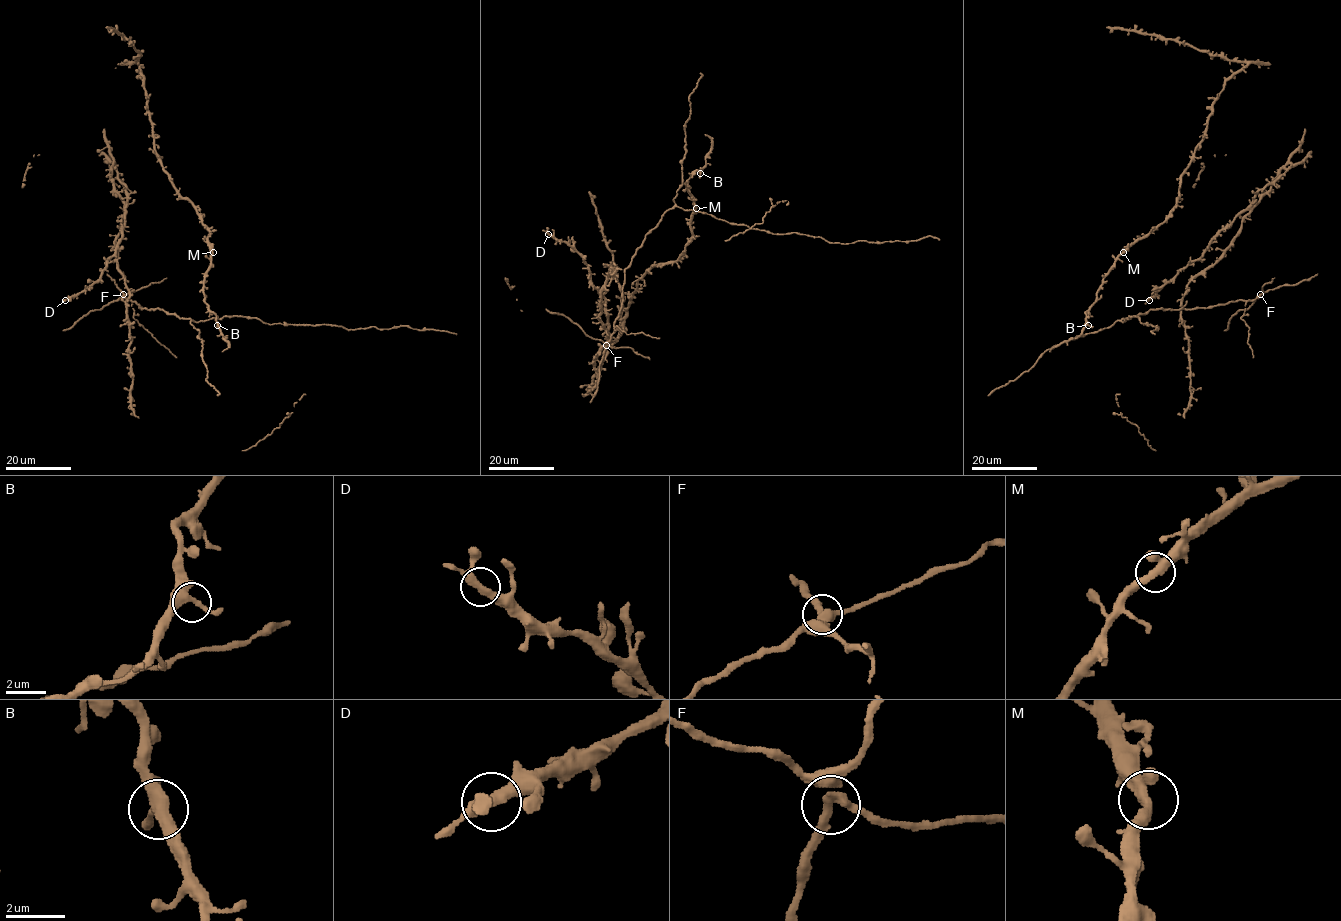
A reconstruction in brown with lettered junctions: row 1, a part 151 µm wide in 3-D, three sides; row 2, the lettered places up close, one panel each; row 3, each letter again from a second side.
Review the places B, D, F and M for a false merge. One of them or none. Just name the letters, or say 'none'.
F

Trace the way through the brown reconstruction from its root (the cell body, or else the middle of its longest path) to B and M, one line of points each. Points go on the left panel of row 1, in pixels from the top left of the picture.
B: (204, 292), (204, 302), (215, 314), (217, 325)
M: (204, 292), (204, 274), (213, 252)

